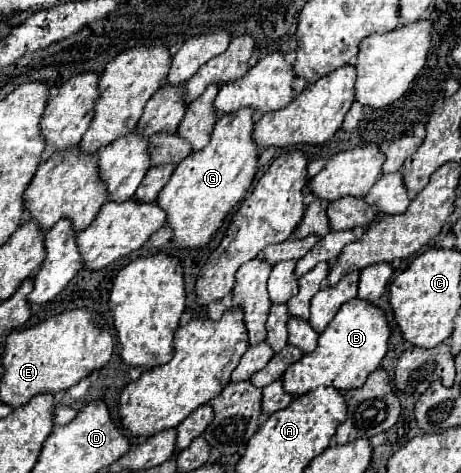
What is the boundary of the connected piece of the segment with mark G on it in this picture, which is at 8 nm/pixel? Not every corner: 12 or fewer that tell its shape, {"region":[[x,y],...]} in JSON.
{"region":[[254,110],[222,114],[156,202],[202,248],[258,170]]}

